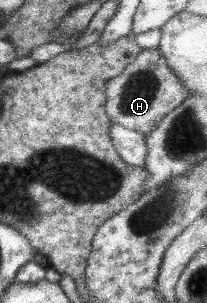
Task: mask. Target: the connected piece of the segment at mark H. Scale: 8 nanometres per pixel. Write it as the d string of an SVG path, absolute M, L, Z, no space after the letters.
M150 48L140 49L138 55L117 76L107 81L104 95L104 112L112 124L146 136L164 115L178 107L190 93L168 67L162 52L158 48Z

